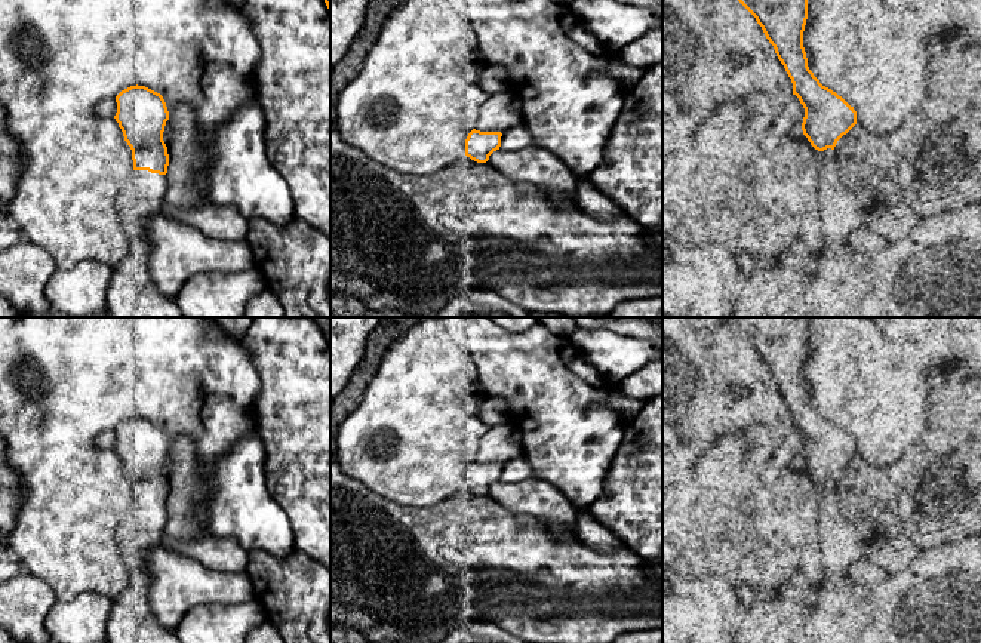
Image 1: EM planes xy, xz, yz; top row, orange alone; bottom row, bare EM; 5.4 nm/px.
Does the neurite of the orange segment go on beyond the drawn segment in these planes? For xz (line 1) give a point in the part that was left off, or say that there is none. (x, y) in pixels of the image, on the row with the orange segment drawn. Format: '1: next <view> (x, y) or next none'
1: next none

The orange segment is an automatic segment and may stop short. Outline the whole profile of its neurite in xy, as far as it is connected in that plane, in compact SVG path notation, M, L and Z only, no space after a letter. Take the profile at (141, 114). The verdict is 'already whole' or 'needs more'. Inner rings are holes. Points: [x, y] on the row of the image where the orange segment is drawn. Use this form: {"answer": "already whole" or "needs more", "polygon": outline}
{"answer": "needs more", "polygon": "M138 84L122 90L116 102L114 119L132 150L135 172L119 197L130 249L114 267L107 313L111 317L182 317L175 299L157 289L148 267L150 218L166 207L169 154L163 132L169 111L160 93Z"}

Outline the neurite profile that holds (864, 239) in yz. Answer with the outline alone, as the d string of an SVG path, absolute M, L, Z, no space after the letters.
M862 222L851 233L849 243L852 249L870 253L882 247L885 240L871 227Z

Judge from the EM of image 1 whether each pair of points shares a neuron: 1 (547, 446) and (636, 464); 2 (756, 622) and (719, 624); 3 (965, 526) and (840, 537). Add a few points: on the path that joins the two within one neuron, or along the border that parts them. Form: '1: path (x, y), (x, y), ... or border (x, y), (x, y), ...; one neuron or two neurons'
1: border (623, 425), (623, 440), (600, 492); two neurons
2: border (743, 612), (732, 627); two neurons
3: border (944, 537), (965, 538); two neurons

